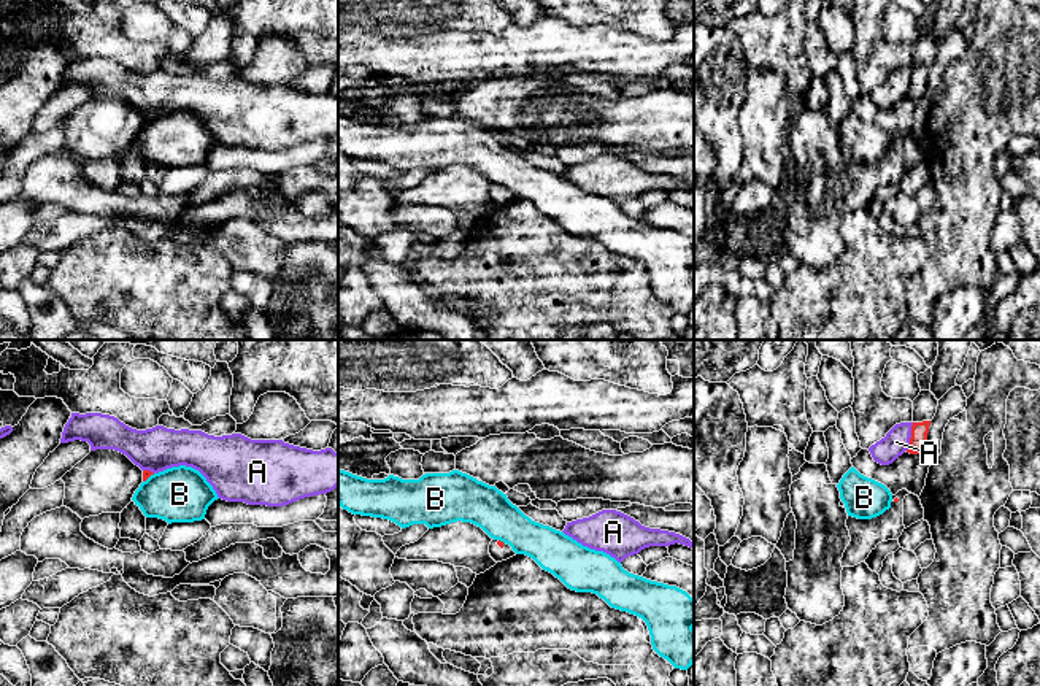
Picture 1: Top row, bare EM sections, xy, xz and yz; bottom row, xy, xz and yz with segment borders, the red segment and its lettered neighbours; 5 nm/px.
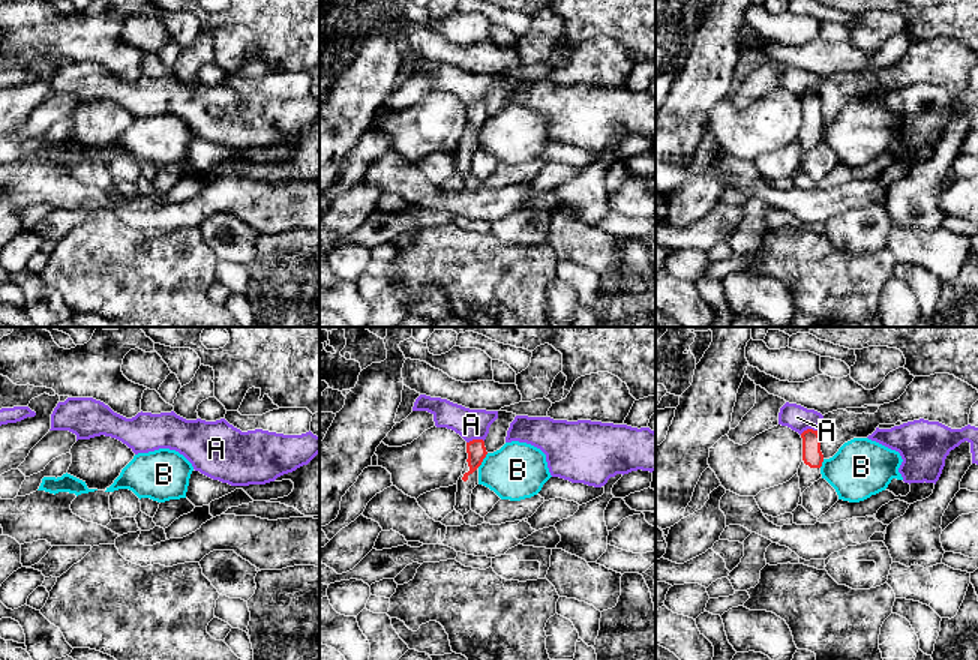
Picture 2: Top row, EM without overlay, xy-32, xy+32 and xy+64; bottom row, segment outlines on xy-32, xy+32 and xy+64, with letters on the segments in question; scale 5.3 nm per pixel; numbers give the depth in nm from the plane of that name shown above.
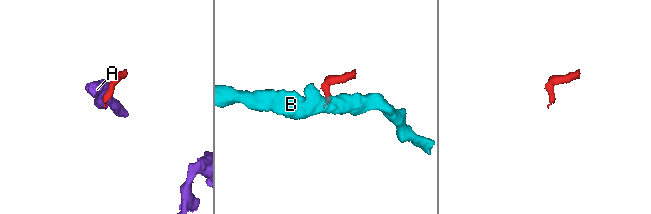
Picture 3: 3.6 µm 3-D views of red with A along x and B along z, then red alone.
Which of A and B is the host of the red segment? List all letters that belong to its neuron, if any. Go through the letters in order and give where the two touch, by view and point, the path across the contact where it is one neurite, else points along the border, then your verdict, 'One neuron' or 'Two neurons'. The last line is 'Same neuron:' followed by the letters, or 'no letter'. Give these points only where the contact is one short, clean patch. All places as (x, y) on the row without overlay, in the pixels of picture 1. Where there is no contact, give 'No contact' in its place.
A: Touches red at yz (912, 81). Boundary: yz (913, 67), (910, 88), (905, 94). Two neurons
B: Touches red at xy (148, 121). Boundary: xy (154, 118), (143, 126). Two neurons
Same neuron: no letter

